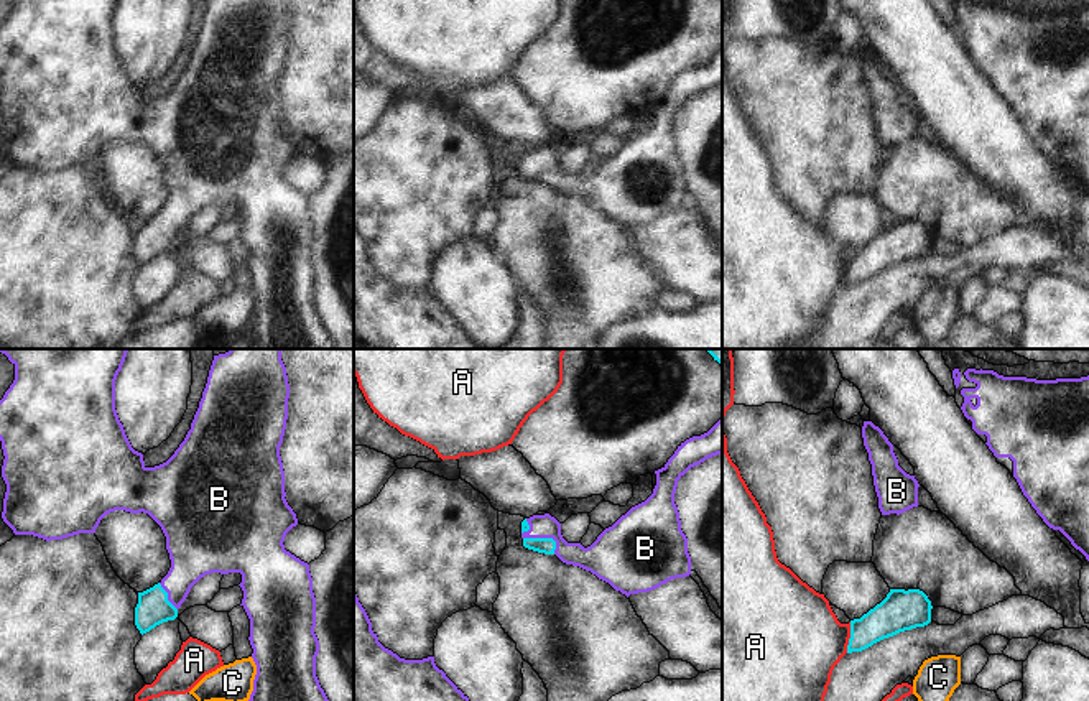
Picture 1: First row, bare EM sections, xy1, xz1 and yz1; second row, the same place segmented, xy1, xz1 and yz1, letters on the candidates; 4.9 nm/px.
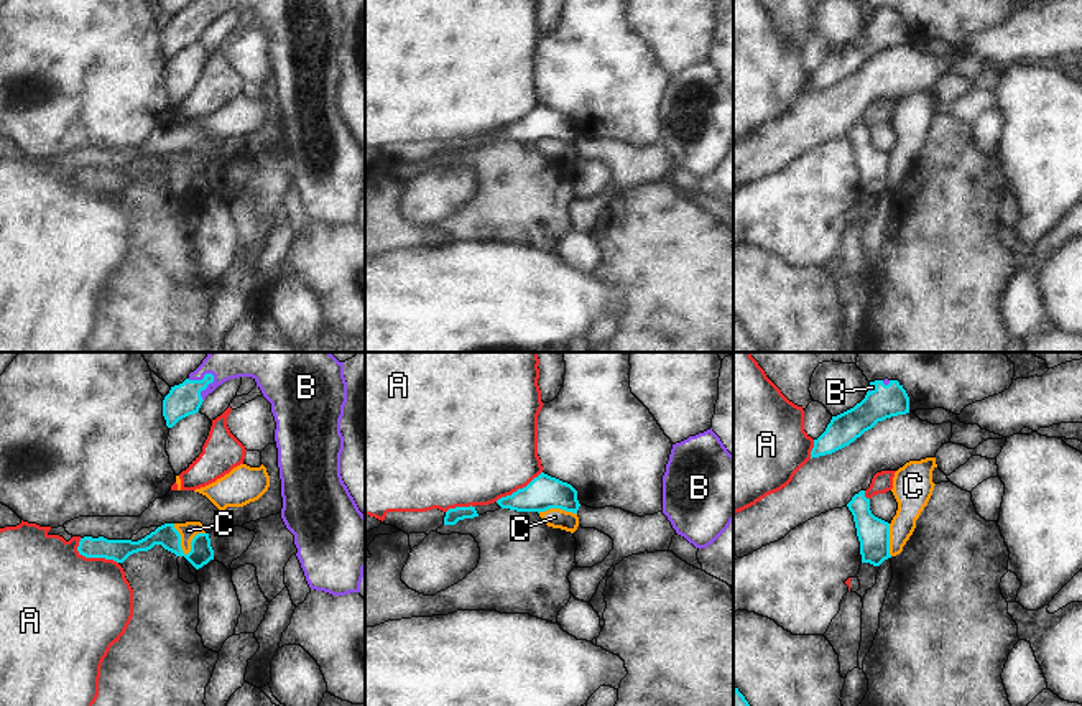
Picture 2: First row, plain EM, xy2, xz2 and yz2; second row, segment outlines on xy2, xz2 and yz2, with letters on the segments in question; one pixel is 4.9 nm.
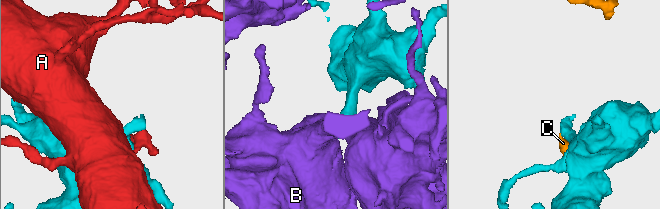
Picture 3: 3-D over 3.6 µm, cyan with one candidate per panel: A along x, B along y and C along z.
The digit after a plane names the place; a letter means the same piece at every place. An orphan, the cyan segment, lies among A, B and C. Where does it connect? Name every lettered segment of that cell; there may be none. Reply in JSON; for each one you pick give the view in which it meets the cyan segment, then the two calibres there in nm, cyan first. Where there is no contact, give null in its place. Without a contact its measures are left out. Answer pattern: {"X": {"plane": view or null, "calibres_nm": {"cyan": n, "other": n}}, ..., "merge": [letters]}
{"B": {"plane": "xy2", "calibres_nm": {"cyan": 160, "other": 240}}, "merge": ["B"]}

